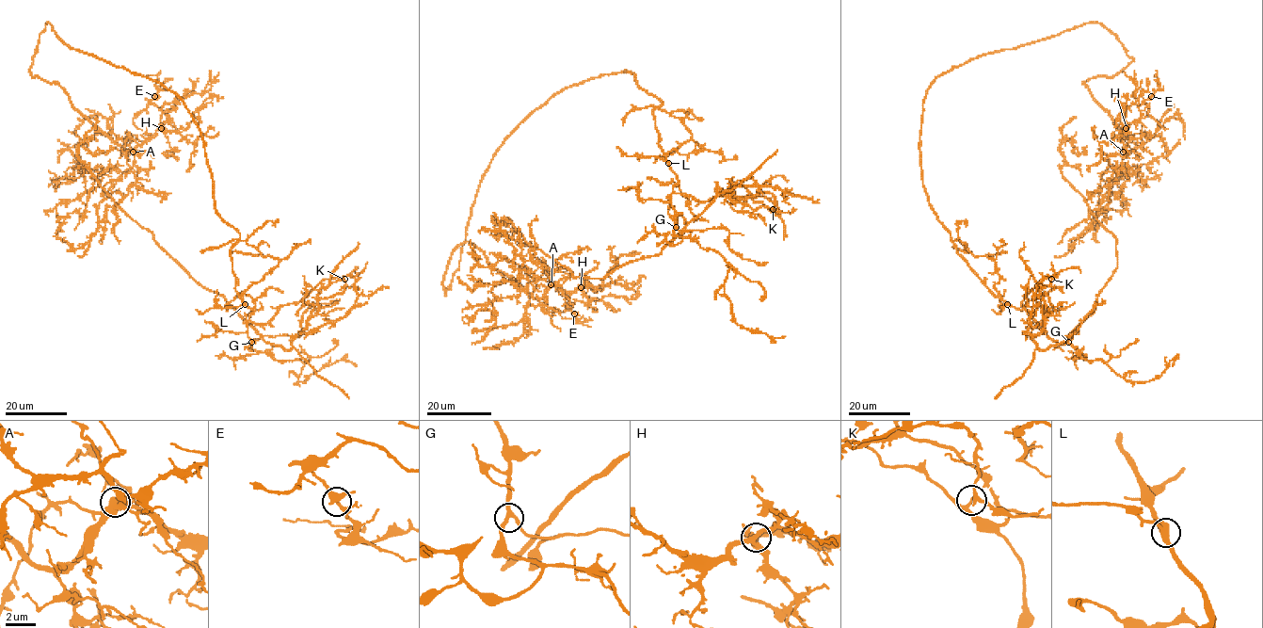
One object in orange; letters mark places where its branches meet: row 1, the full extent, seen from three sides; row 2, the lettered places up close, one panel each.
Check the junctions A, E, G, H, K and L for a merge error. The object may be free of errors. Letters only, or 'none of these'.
K

